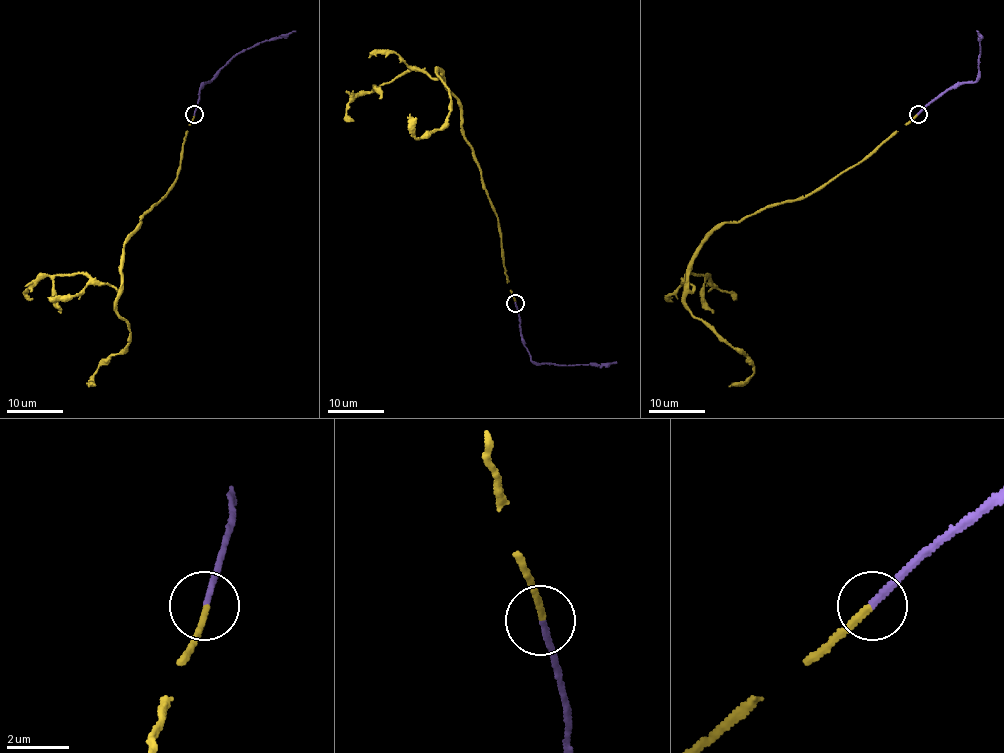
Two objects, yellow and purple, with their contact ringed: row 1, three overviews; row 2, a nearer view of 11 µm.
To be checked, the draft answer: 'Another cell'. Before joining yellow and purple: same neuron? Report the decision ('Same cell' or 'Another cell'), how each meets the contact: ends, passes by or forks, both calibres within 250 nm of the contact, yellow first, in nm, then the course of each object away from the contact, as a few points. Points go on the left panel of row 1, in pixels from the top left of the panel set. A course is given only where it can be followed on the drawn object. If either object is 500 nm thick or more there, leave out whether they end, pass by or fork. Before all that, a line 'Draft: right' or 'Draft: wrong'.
Draft: wrong
Same cell. At the ring yellow ends. At the ring purple ends. Thickness 200 nm (yellow) against 200 nm. Course of yellow: (194, 114), (176, 181), (125, 245), (116, 311), (128, 322), (130, 341), (99, 366), (88, 386). Course of purple: (194, 114), (200, 89), (232, 58), (246, 48), (296, 31)

